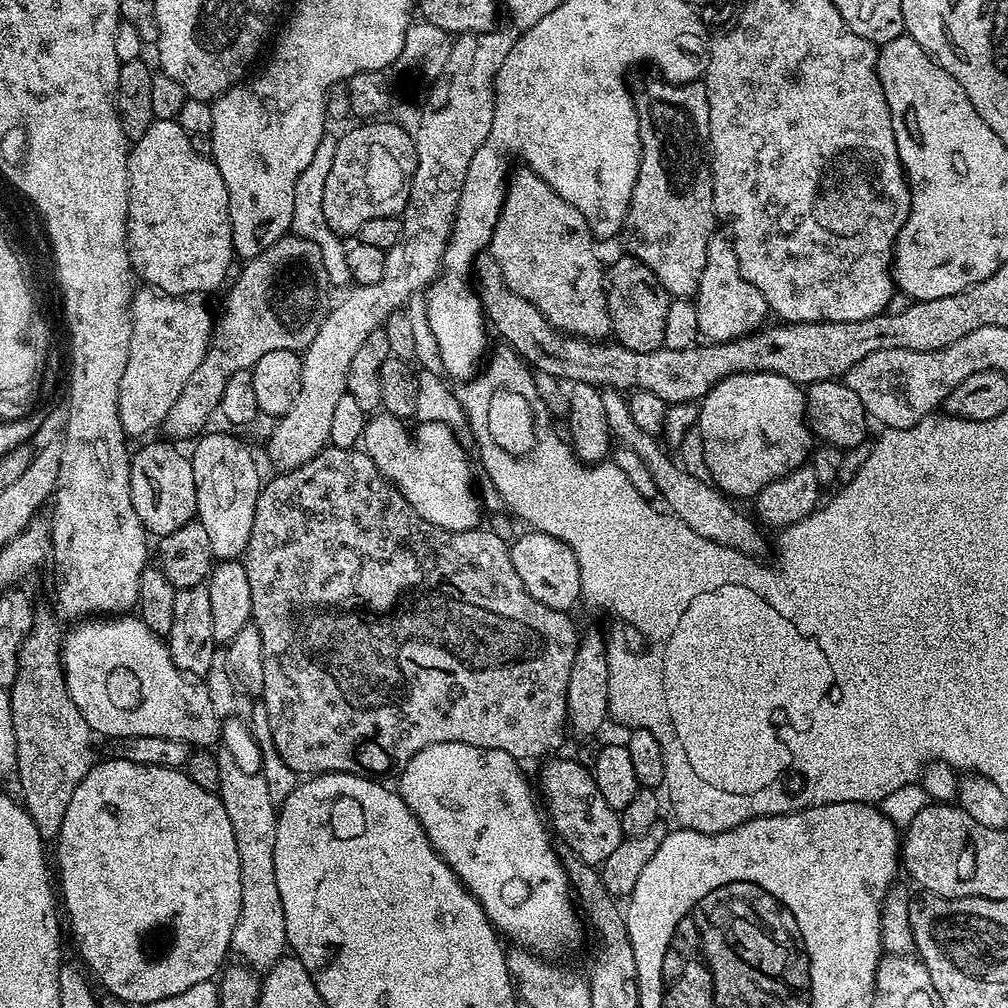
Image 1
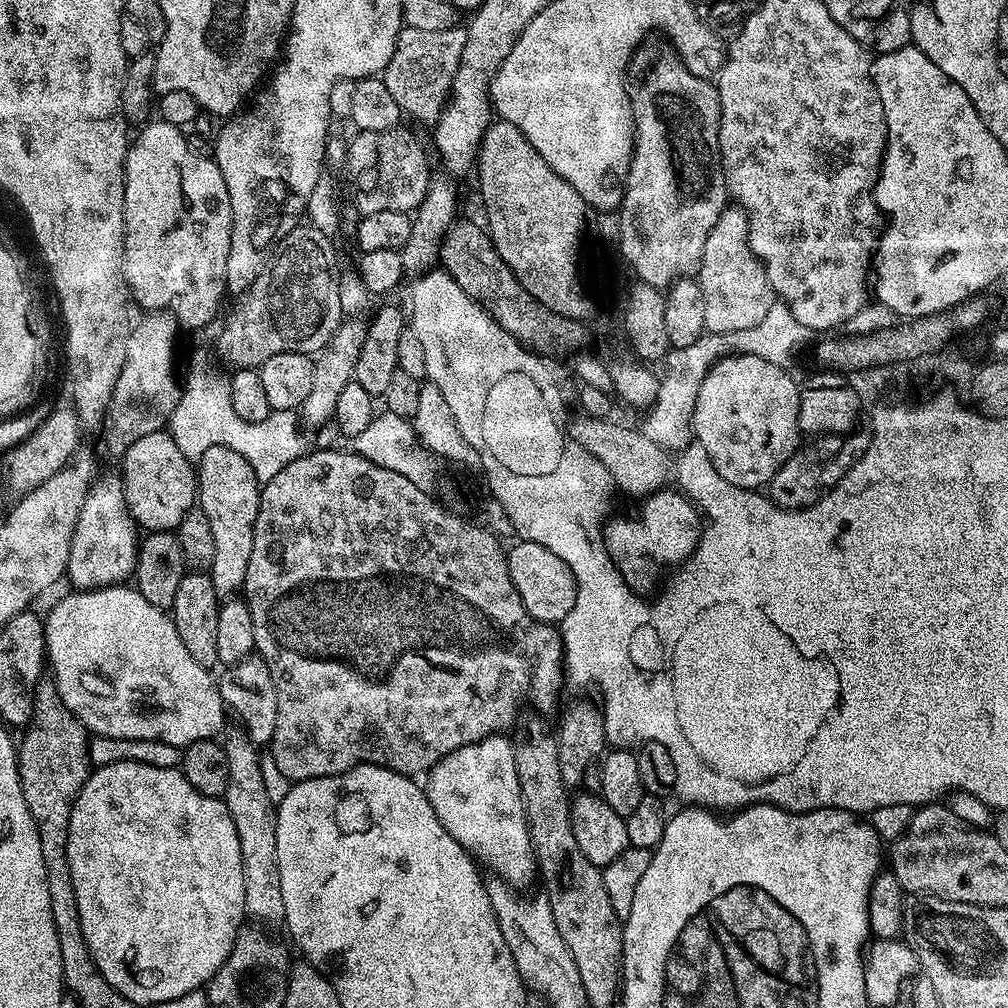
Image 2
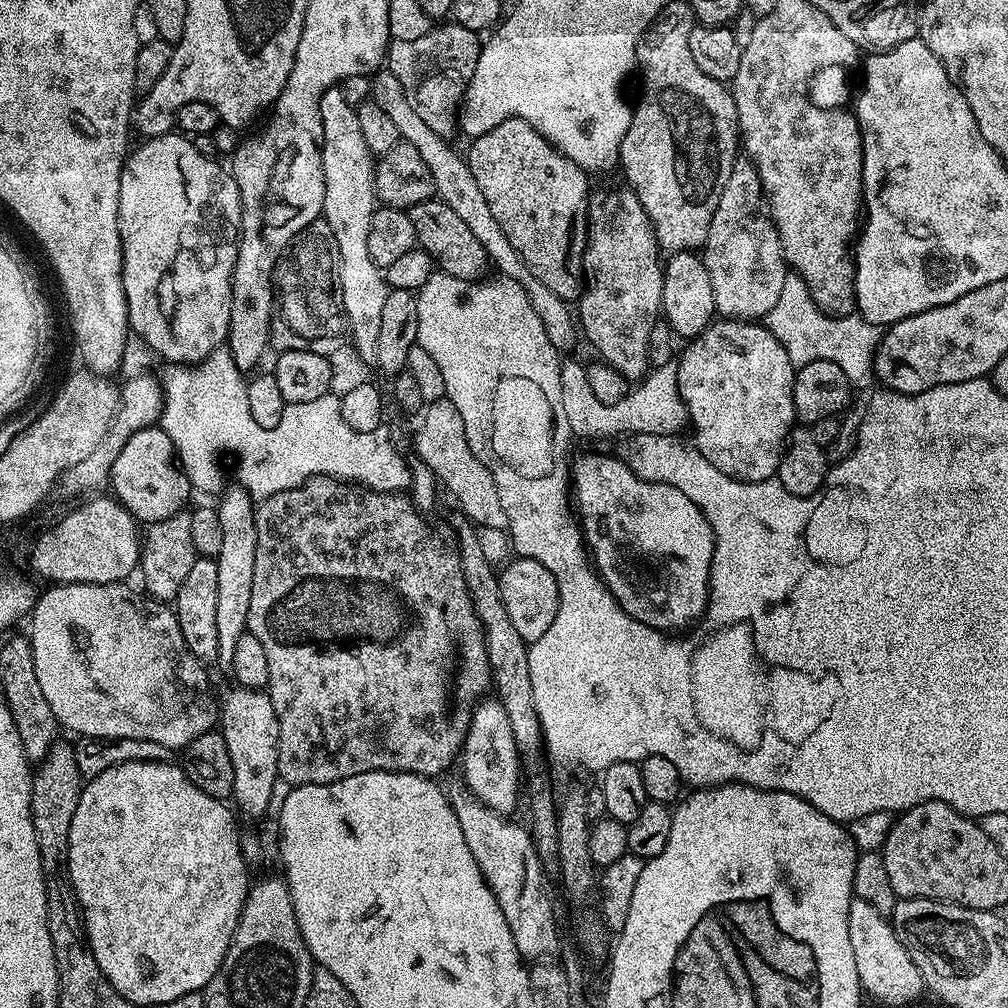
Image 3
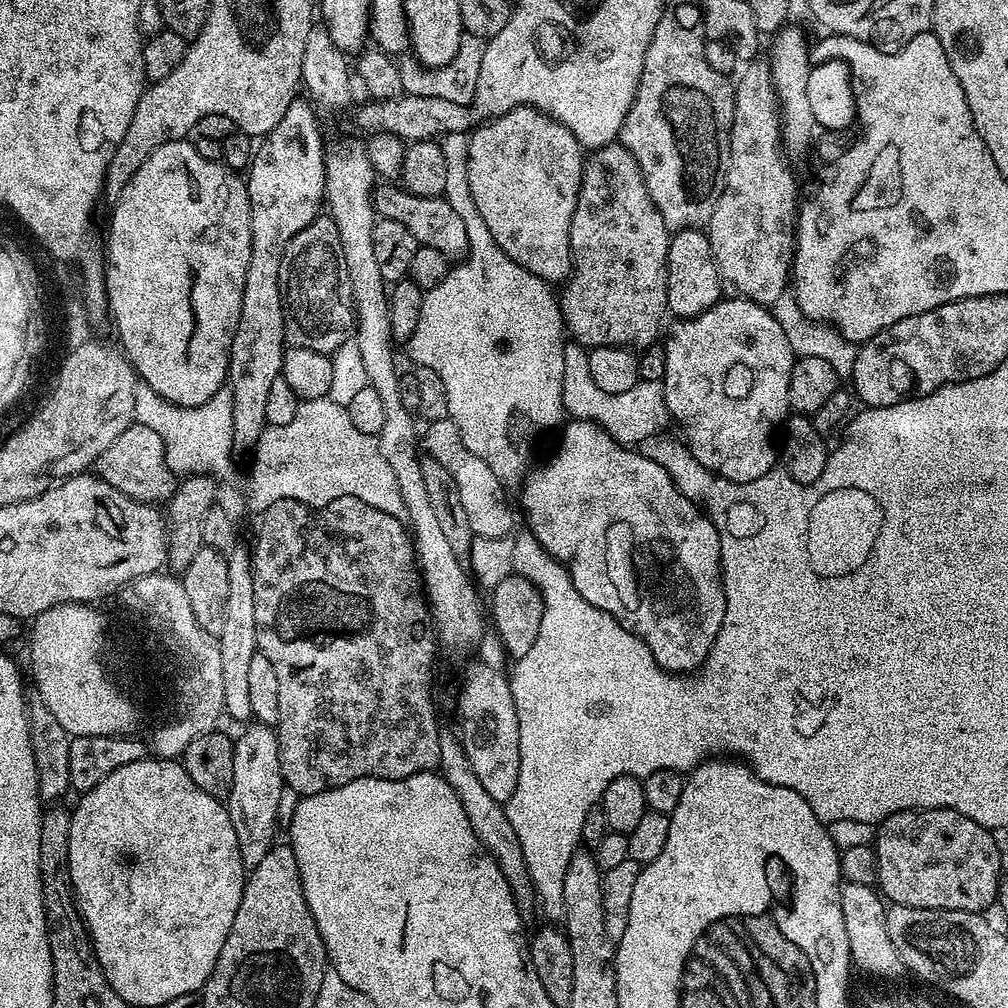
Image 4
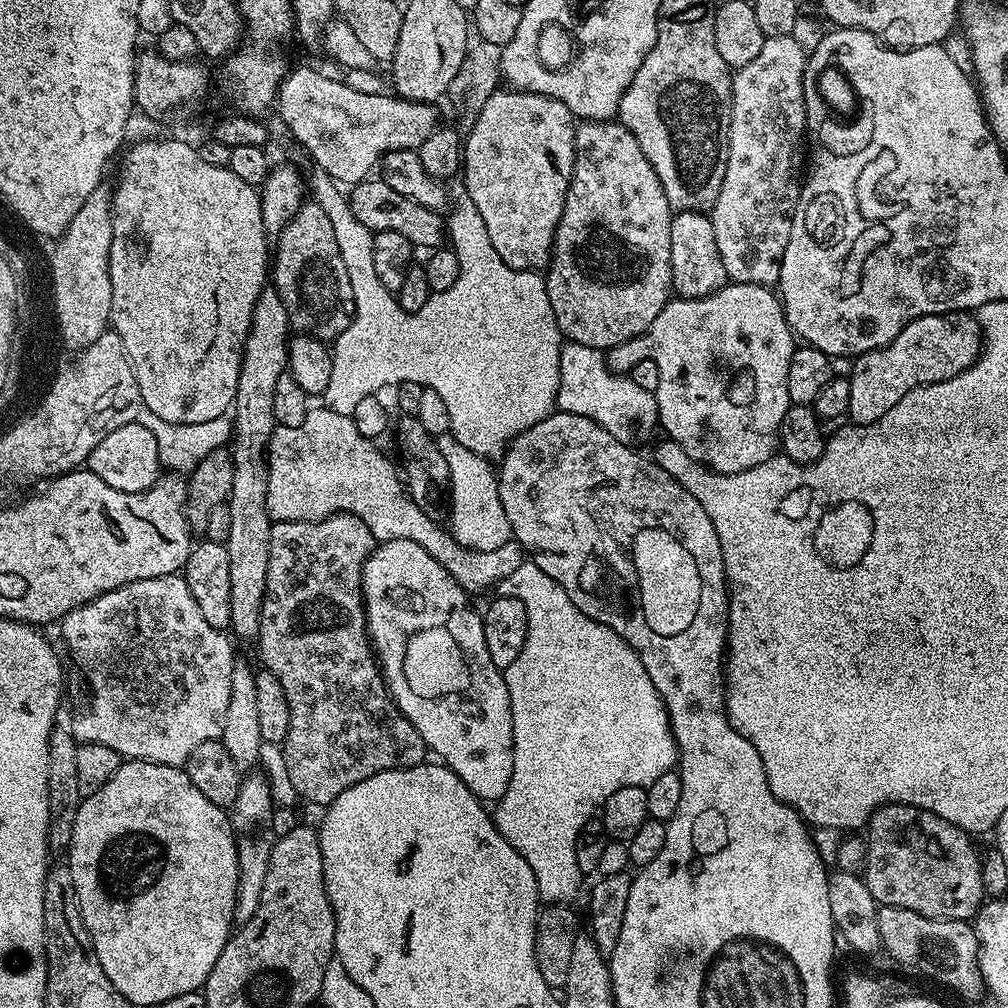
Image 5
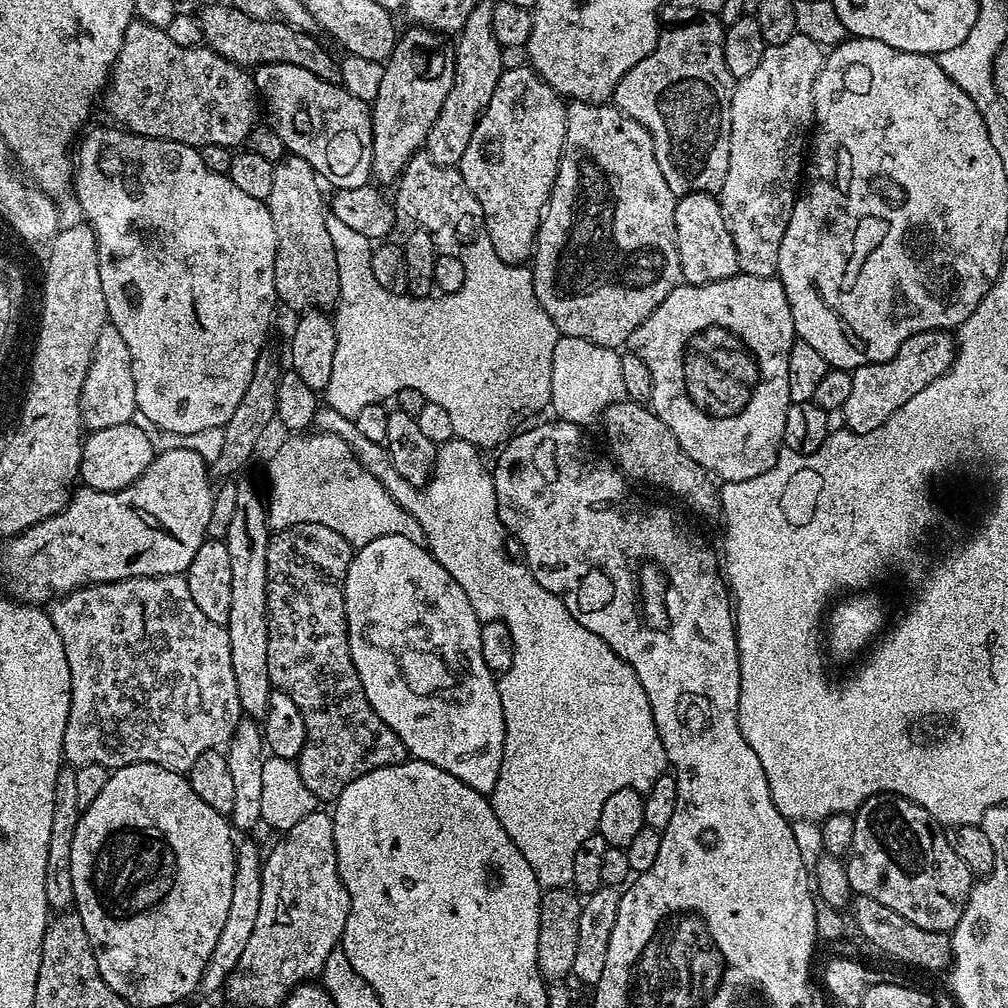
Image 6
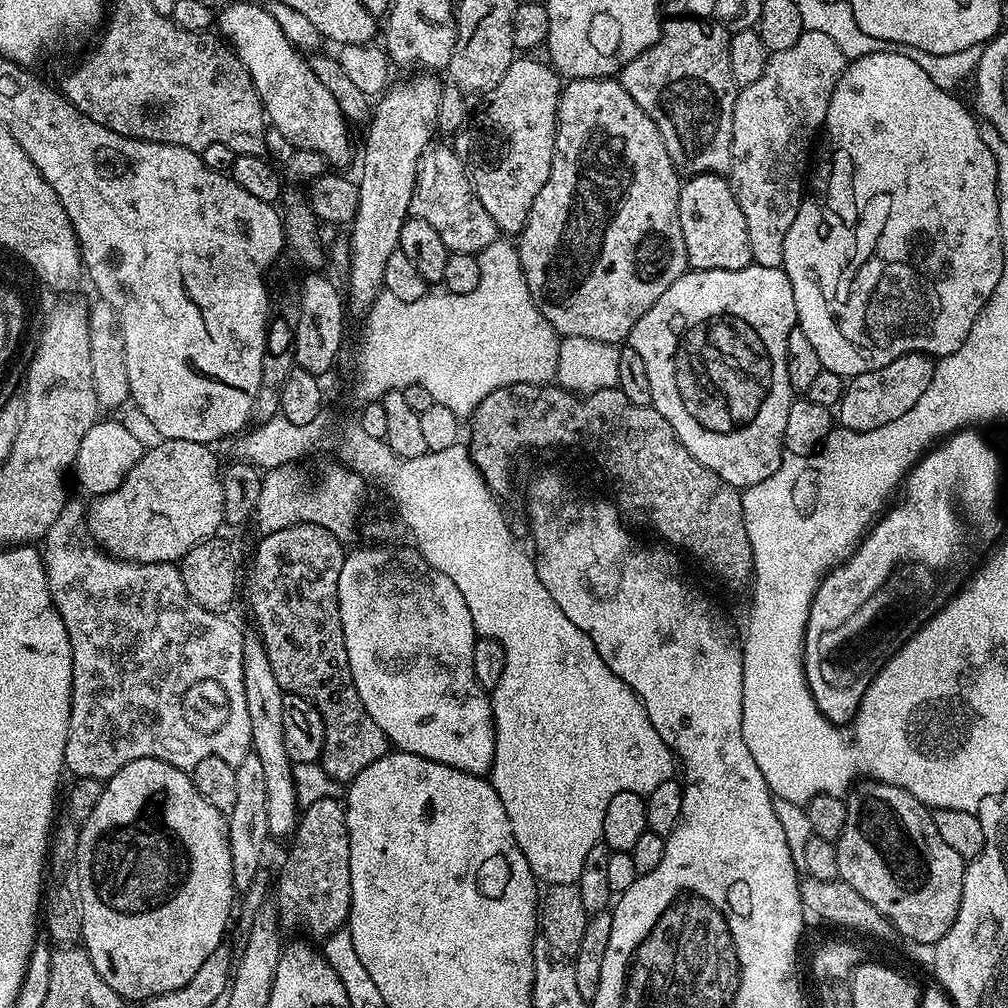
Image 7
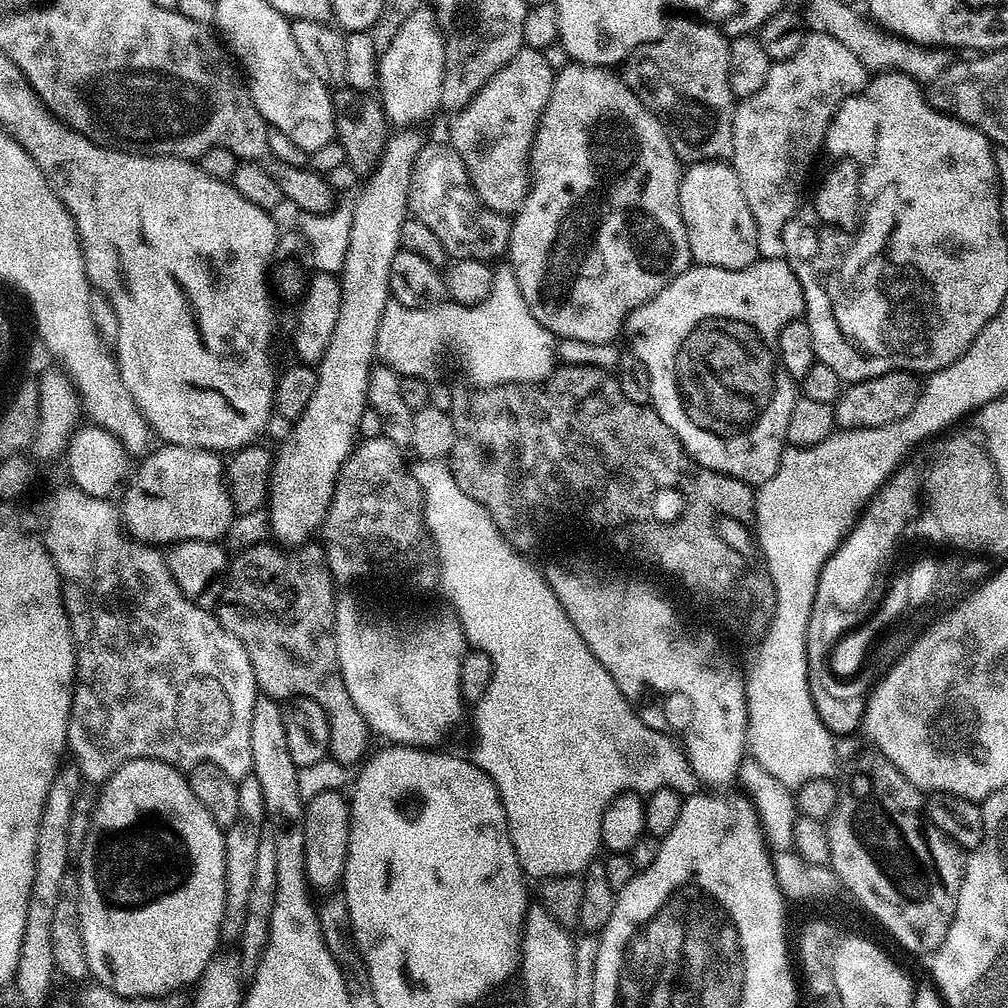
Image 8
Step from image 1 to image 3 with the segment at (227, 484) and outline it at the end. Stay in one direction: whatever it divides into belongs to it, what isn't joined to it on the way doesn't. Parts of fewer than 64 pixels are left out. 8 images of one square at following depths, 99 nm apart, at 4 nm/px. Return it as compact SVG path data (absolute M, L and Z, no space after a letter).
M239 486L225 487L219 493L220 504L215 505L218 518L222 521L222 550L215 556L218 566L218 607L215 622L218 625L219 663L231 665L234 646L242 638L248 626L250 614L250 586L254 586L254 554L258 550L256 529L256 504L246 489Z

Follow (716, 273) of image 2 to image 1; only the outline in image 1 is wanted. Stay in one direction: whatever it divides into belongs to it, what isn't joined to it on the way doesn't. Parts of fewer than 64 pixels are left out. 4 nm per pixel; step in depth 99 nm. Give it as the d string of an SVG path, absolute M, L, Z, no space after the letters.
M724 234L713 235L709 239L706 270L702 270L702 282L694 303L698 310L698 330L701 337L717 344L725 344L729 340L737 340L739 336L755 333L765 323L764 315L769 315L770 312L760 291L742 274L731 239Z

